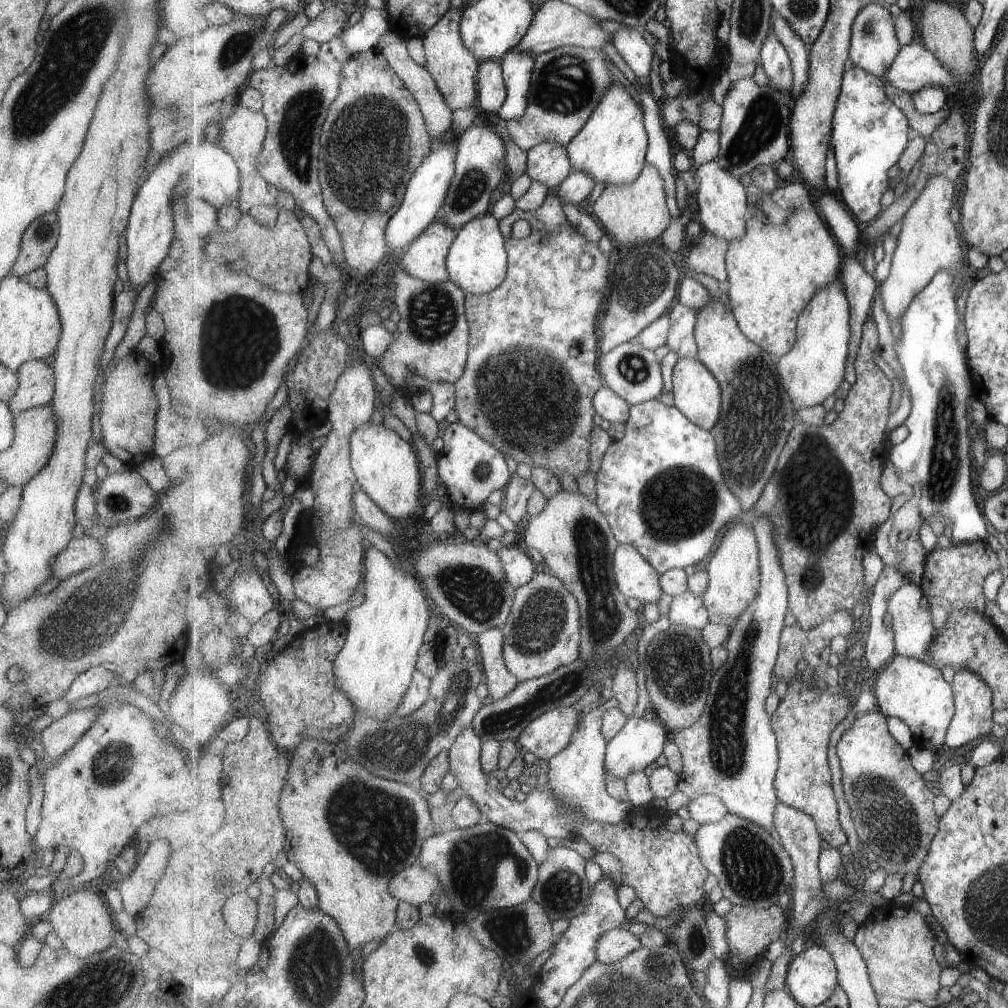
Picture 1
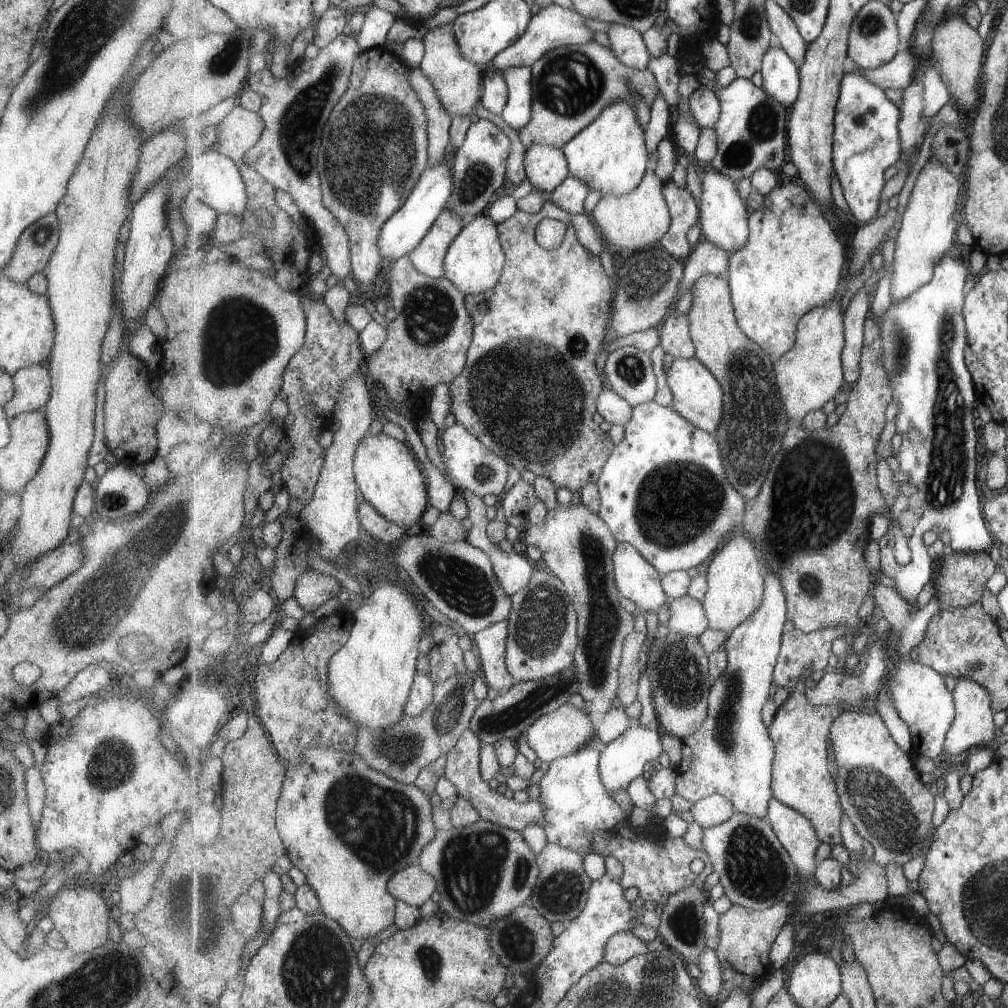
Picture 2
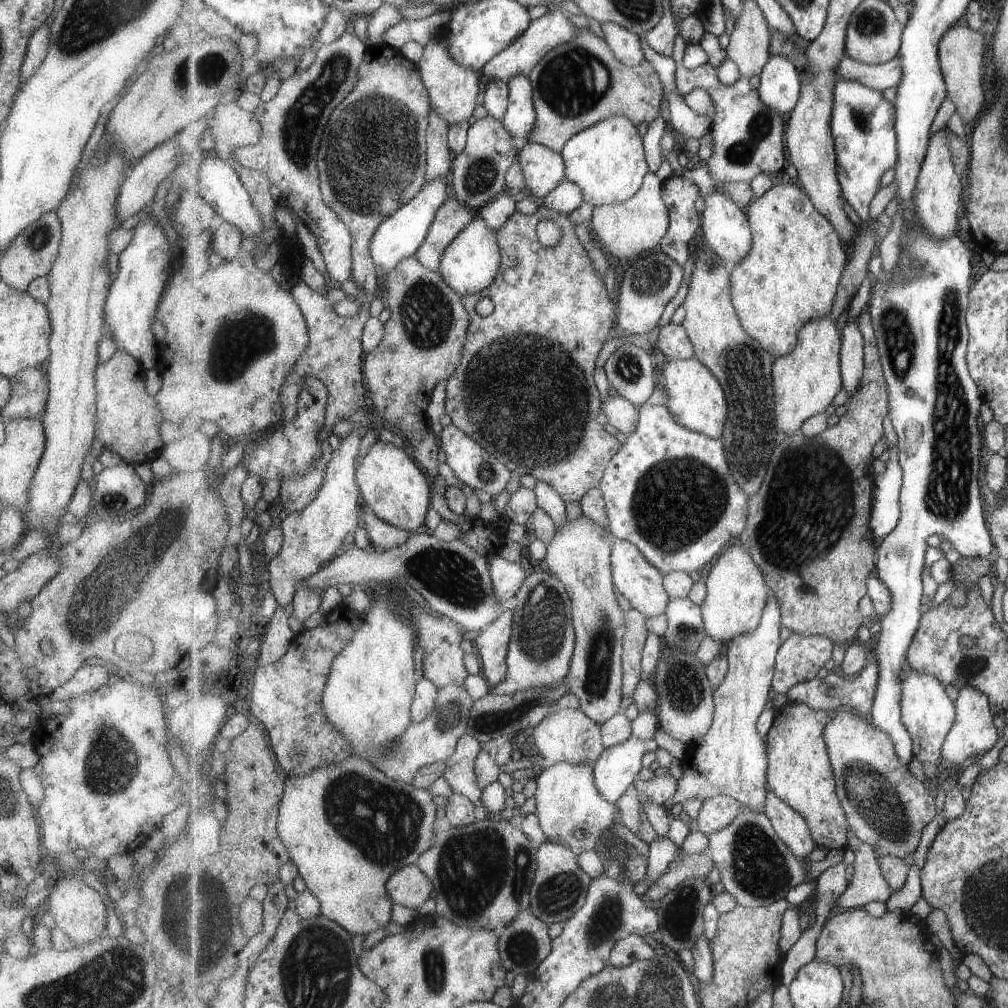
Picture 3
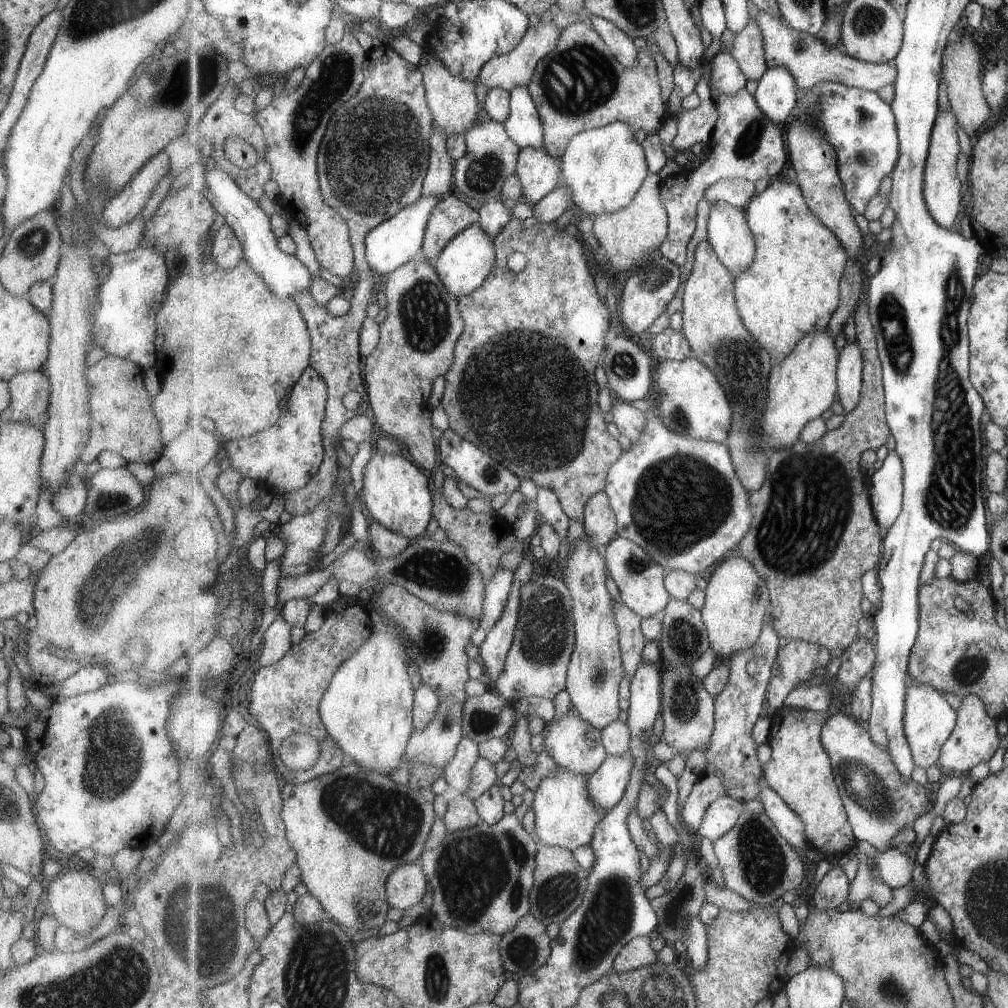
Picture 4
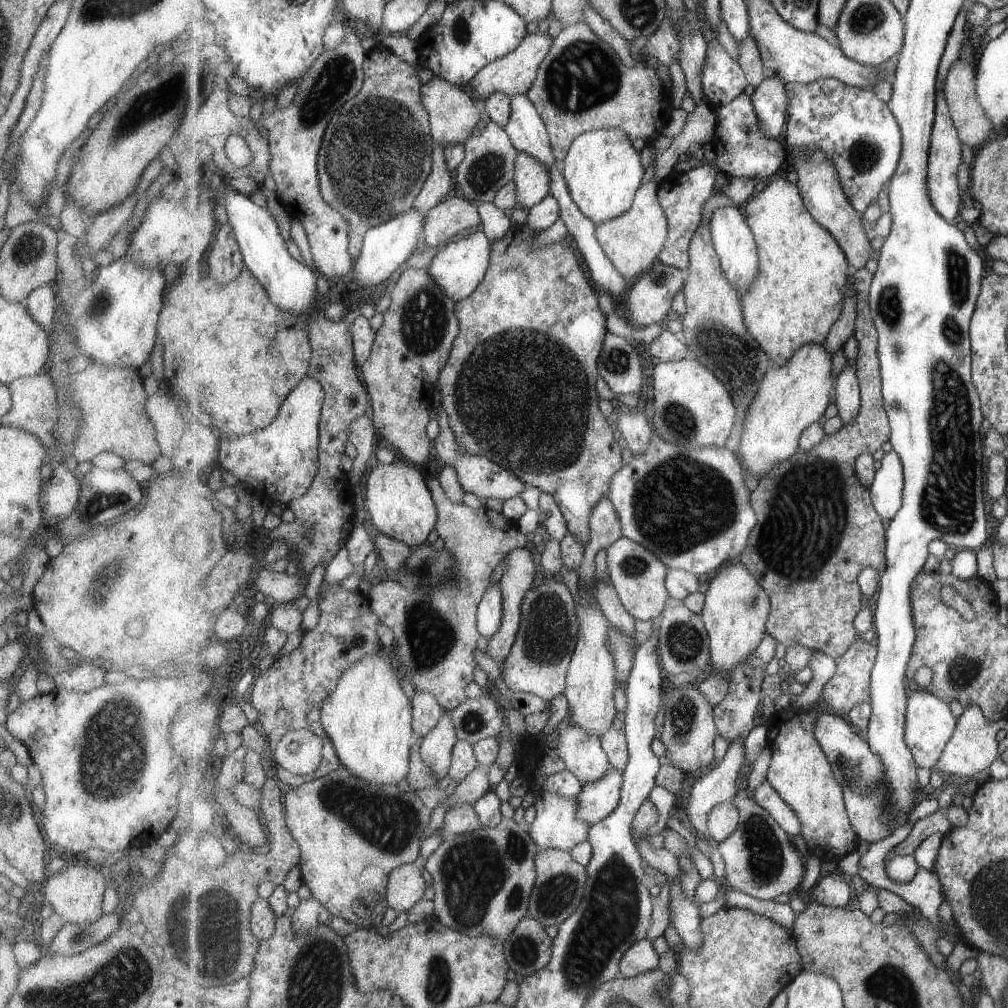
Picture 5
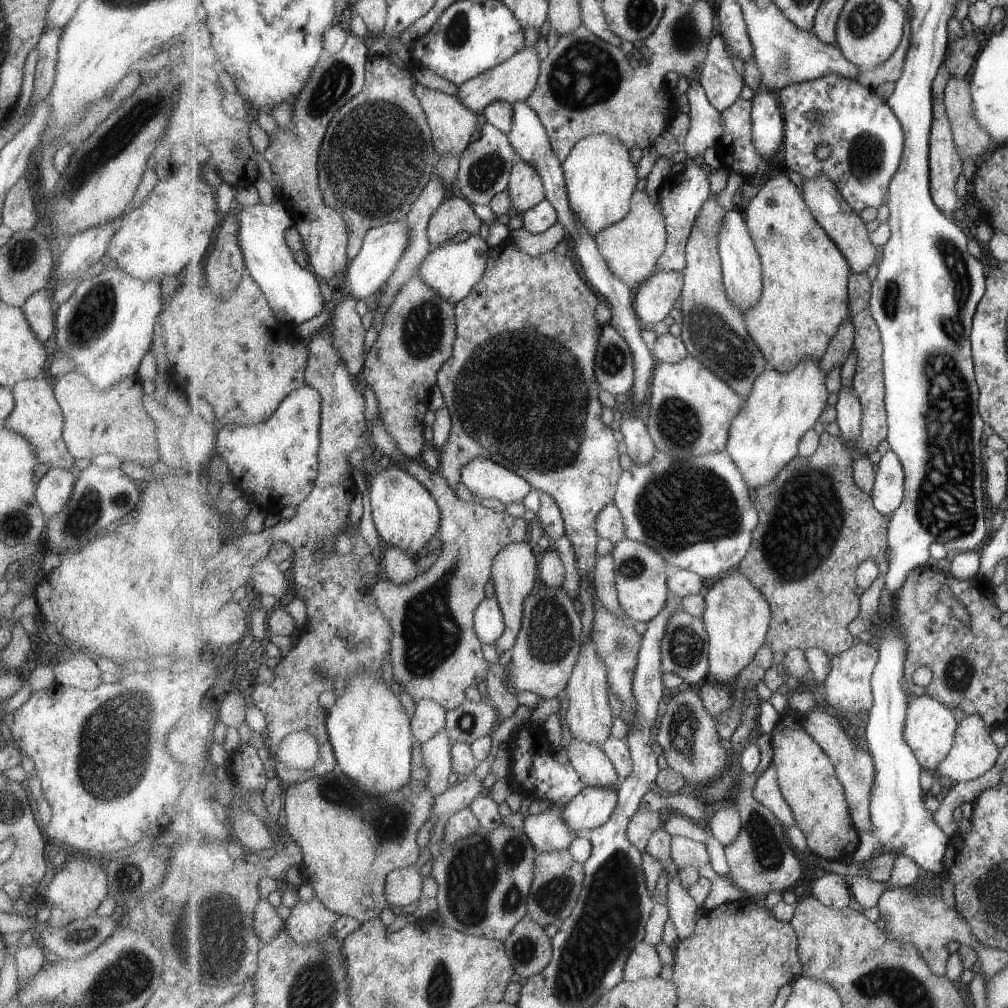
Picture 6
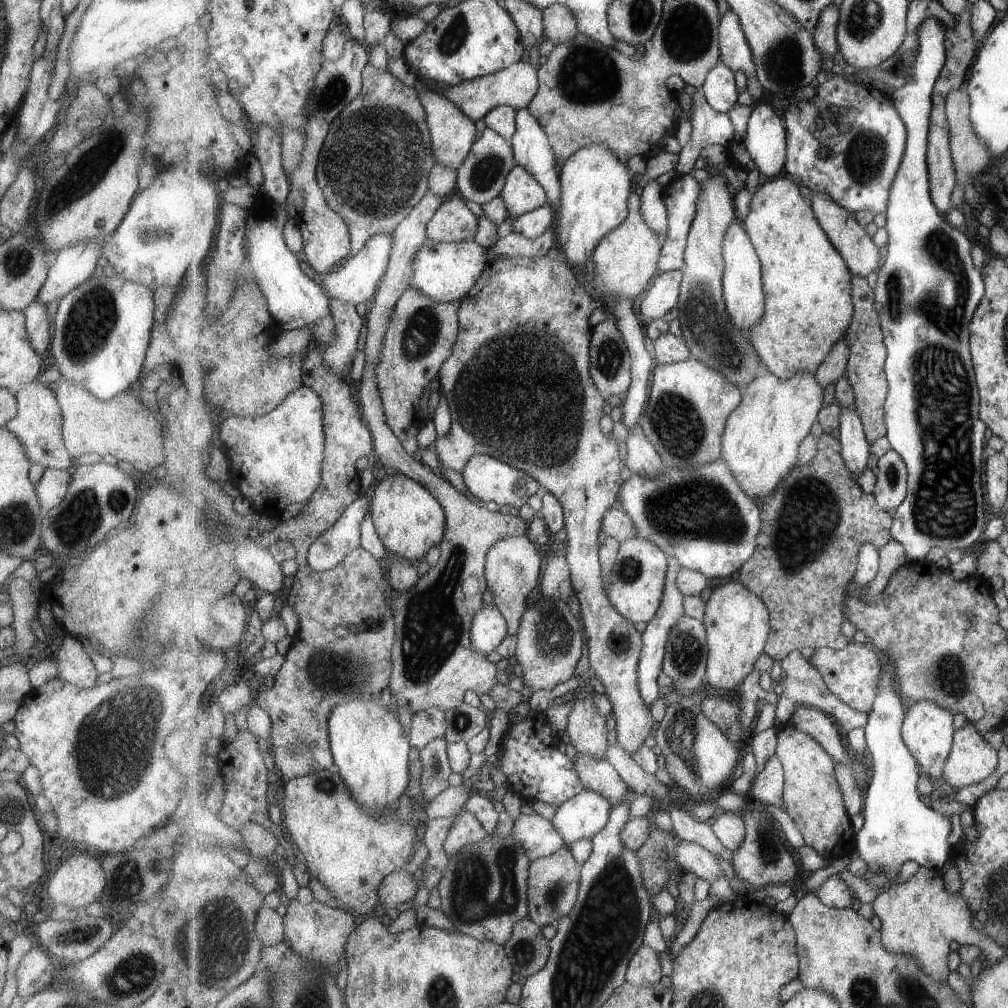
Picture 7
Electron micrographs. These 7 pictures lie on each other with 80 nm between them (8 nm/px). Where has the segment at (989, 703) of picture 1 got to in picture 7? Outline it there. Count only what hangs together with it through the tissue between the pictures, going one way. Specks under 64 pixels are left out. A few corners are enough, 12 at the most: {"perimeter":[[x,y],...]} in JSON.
{"perimeter":[[973,722],[956,731],[944,779],[955,789],[993,774],[997,754]]}

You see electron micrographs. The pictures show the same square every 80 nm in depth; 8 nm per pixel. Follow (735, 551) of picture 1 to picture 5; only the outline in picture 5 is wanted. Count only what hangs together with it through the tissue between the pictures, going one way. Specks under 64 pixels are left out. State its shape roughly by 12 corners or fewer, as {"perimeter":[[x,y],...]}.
{"perimeter":[[738,561],[709,584],[711,670],[731,674],[767,636],[771,598]]}

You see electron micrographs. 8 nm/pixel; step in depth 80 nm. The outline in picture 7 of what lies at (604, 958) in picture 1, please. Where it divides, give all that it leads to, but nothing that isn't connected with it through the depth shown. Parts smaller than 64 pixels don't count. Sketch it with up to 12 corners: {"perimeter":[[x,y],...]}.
{"perimeter":[[641,946],[626,980],[651,986],[663,978],[659,953]]}

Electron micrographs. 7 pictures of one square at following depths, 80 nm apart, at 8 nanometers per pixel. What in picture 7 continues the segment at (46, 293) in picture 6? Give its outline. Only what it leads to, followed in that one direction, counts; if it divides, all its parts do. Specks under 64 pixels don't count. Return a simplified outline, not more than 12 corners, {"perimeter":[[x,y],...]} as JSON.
{"perimeter":[[36,299],[23,310],[31,348],[41,355],[51,326],[45,304]]}

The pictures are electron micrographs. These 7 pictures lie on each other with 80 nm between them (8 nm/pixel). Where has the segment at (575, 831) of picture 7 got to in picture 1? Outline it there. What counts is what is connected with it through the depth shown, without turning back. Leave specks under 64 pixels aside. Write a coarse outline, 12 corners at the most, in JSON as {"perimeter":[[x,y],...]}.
{"perimeter":[[630,717],[609,741],[606,773],[626,780],[663,754],[662,722]]}

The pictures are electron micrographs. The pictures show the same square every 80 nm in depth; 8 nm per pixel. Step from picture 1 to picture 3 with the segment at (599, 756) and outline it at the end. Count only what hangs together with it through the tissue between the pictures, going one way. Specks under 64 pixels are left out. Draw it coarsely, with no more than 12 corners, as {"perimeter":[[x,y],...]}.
{"perimeter":[[559,762],[538,778],[536,814],[551,843],[600,848],[620,811],[596,764]]}

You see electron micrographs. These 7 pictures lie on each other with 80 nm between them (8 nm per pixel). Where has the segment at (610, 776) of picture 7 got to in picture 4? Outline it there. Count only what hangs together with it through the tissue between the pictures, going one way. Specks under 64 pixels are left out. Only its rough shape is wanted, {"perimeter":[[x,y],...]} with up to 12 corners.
{"perimeter":[[577,712],[547,722],[555,763],[596,774],[608,758],[602,731]]}

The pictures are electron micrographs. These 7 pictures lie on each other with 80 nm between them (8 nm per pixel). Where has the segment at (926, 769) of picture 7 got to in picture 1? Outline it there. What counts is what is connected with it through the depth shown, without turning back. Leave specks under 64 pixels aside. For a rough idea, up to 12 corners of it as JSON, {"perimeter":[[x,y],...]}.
{"perimeter":[[896,653],[876,709],[920,746],[945,748],[954,689],[938,667]]}

